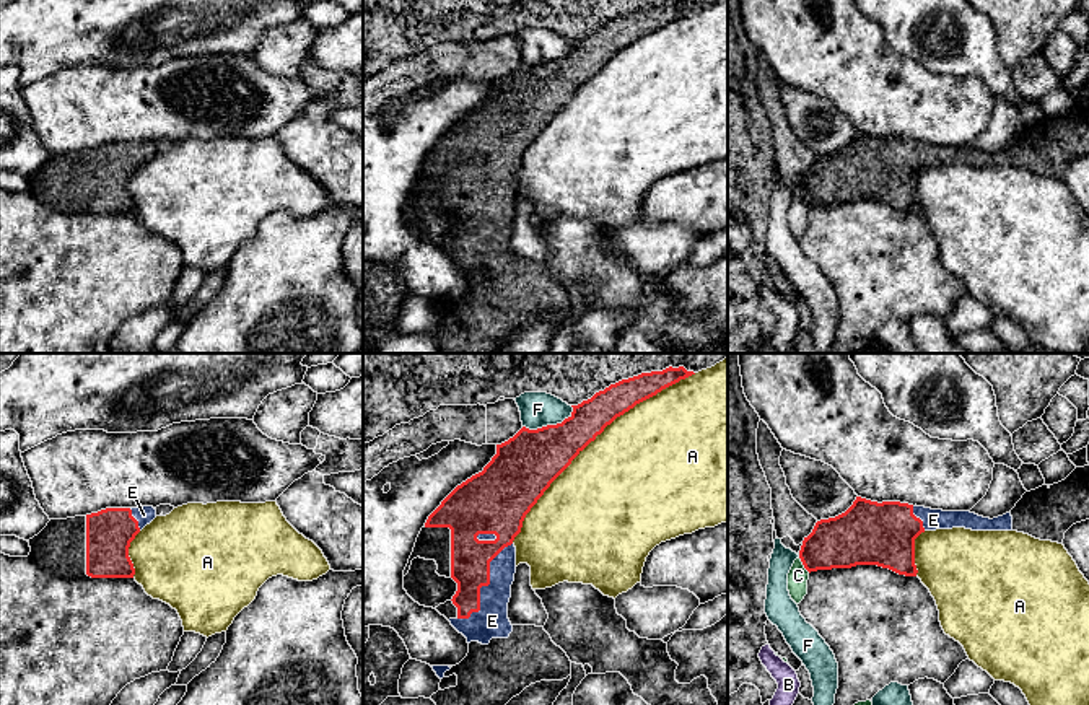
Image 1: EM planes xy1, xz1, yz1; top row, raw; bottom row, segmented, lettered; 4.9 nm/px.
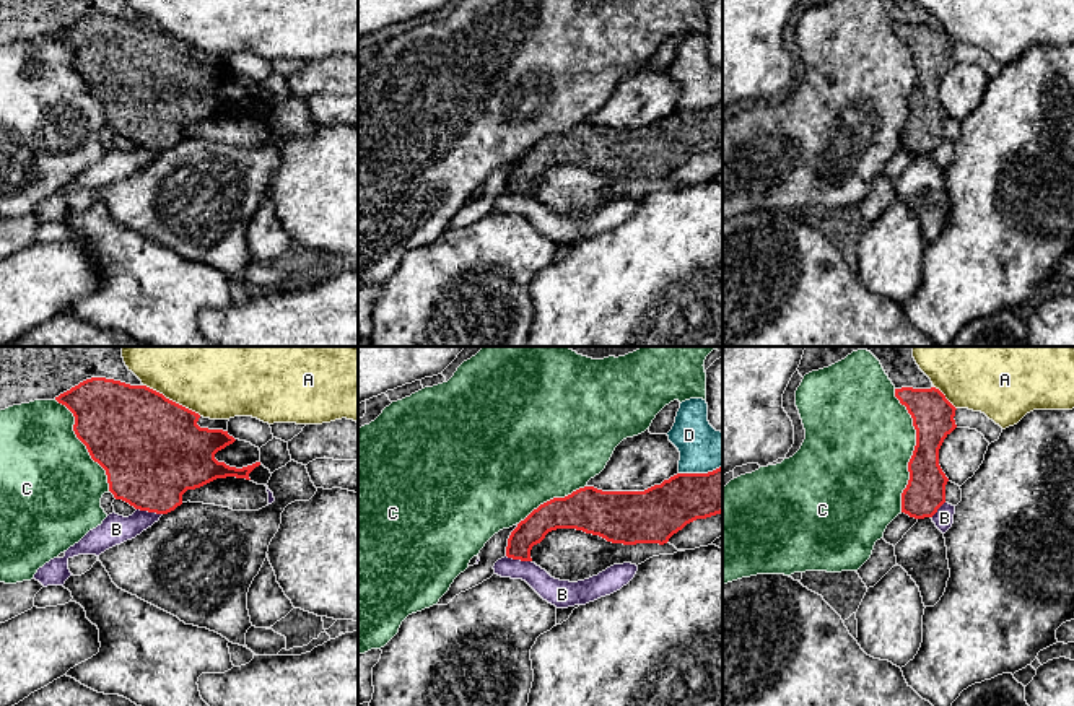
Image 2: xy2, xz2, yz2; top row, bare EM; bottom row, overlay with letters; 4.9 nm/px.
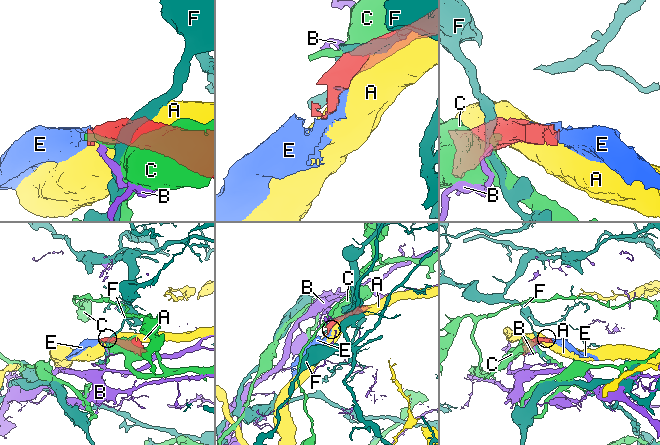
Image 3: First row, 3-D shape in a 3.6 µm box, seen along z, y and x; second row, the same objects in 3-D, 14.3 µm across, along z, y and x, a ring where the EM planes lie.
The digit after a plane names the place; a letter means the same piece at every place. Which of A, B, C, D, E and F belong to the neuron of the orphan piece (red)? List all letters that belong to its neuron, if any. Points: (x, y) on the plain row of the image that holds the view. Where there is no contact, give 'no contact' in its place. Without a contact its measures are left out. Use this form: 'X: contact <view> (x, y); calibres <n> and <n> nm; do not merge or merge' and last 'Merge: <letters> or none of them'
A: contact xz1 (593, 75); calibres 260 and 500 nm; do not merge
B: contact xy2 (150, 147); calibres 460 and 150 nm; do not merge
C: contact yz2 (913, 87); calibres 200 and 500 nm; do not merge
D: contact xz2 (700, 109); calibres 260 and 220 nm; do not merge
E: contact xz1 (484, 220); calibres 190 and 160 nm; merge
F: contact xz1 (549, 61); calibres 320 and 180 nm; do not merge
Merge: E

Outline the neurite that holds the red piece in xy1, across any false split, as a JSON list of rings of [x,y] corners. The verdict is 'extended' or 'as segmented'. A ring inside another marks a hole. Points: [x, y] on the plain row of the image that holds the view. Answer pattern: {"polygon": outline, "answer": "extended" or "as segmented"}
{"polygon": [[[153,142],[106,143],[86,150],[86,210],[91,213],[133,213],[130,177],[156,153]]], "answer": "extended"}

